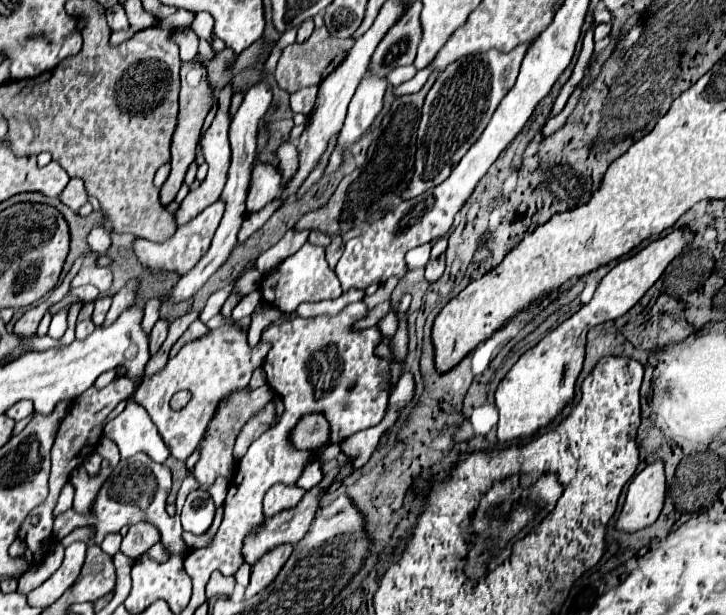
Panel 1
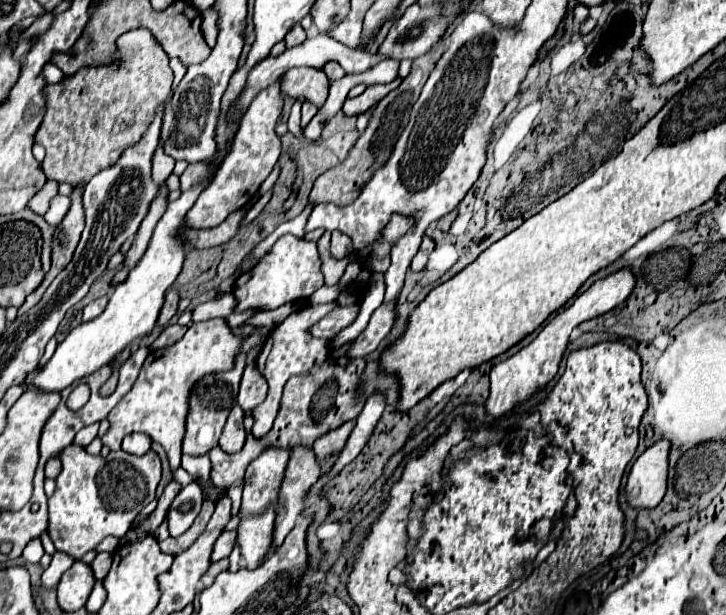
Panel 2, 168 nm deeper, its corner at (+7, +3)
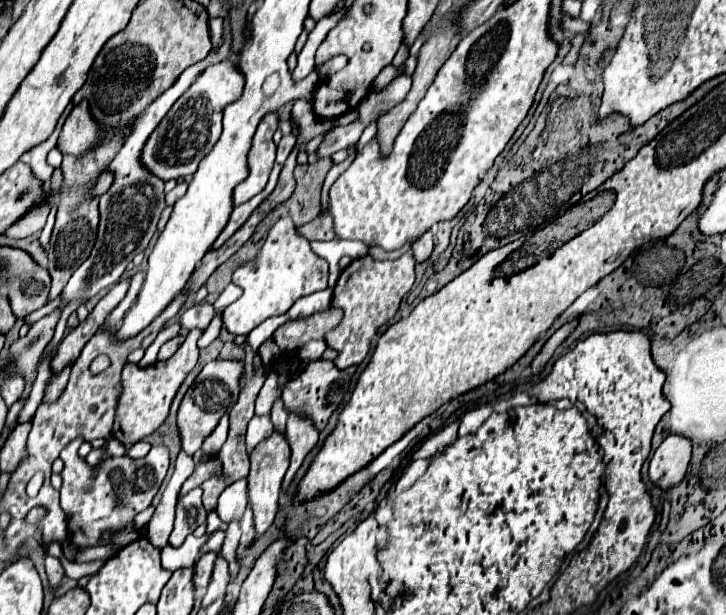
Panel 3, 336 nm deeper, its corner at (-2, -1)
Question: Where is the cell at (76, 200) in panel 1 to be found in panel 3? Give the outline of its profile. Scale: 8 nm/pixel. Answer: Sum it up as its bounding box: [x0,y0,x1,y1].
[5,204,49,238]

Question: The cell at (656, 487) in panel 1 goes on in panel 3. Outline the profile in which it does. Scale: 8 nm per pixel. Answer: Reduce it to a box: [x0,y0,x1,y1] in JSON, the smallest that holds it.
[649,434,691,490]

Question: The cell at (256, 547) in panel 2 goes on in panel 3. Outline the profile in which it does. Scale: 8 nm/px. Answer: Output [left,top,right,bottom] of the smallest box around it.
[249,430,291,536]

